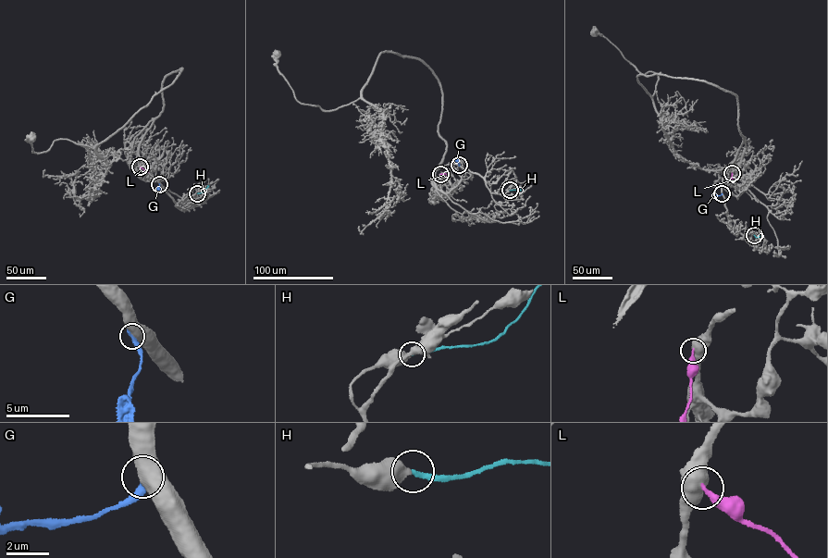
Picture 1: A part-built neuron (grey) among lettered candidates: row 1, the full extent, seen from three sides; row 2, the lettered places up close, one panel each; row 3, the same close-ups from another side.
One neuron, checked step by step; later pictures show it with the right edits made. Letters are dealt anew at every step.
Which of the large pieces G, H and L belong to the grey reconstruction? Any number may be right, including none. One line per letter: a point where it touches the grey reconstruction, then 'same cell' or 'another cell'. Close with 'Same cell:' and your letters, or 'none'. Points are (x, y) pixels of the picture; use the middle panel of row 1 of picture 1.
G: contact (459, 165); another cell
H: contact (510, 190); same cell
L: contact (440, 174); another cell
Same cell: H

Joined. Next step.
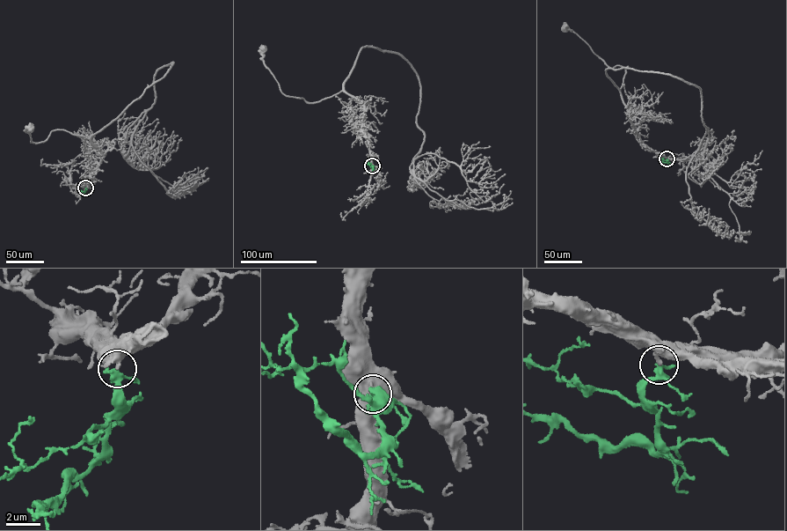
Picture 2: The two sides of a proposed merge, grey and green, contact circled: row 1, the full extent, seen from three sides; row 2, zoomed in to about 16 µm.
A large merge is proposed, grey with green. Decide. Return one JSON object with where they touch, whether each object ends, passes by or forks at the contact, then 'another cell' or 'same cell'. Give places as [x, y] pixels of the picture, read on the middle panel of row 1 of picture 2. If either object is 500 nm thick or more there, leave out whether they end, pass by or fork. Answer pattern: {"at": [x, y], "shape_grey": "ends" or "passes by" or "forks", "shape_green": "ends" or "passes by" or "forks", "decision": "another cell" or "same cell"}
{"at": [372, 165], "shape_grey": "ends", "shape_green": "passes by", "decision": "same cell"}

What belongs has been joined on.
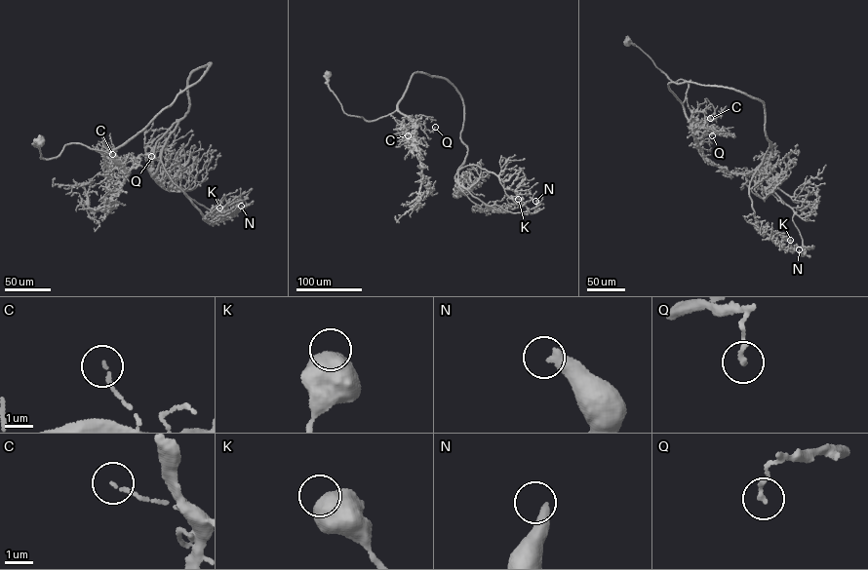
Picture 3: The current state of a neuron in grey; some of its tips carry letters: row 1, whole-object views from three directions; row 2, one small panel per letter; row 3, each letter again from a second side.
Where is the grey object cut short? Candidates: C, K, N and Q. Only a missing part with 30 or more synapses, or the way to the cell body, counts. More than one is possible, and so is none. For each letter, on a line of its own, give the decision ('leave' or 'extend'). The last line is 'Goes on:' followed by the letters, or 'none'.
C: leave
K: leave
N: extend
Q: leave
Goes on: N

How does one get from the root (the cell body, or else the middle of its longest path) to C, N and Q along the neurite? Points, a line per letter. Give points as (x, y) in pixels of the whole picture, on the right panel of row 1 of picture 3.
C: (626, 41), (640, 48), (672, 81), (681, 79), (687, 82), (689, 87), (683, 103), (692, 129), (710, 118)
N: (626, 41), (686, 81), (683, 103), (669, 84), (762, 101), (762, 171), (793, 210), (799, 249)
Q: (626, 41), (672, 81), (686, 81), (686, 117), (692, 129), (711, 129), (712, 135)

